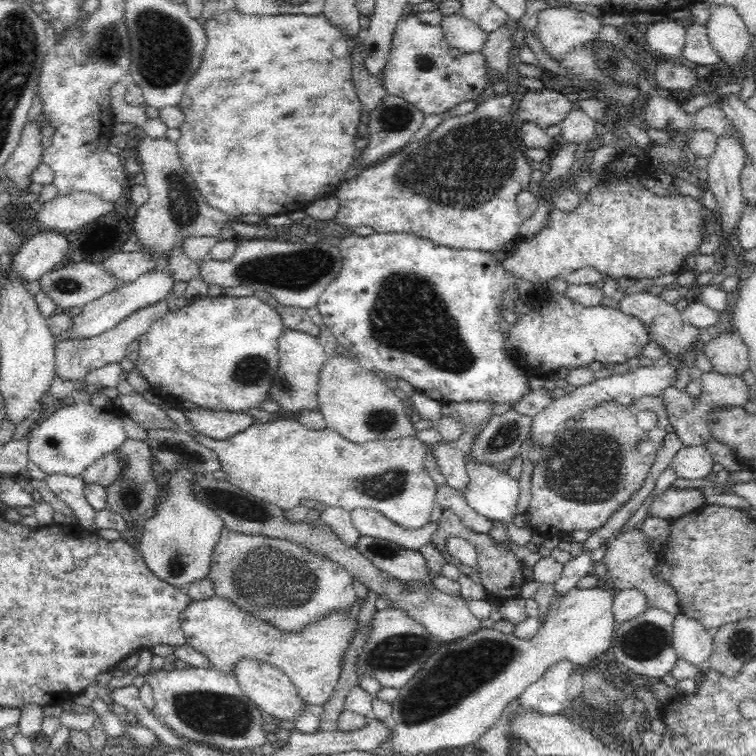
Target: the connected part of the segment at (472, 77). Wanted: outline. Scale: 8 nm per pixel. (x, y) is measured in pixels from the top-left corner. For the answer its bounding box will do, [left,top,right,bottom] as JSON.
[381,13,491,116]

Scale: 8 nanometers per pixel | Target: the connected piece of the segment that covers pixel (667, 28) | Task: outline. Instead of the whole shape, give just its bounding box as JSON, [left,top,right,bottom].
[646,17,685,58]

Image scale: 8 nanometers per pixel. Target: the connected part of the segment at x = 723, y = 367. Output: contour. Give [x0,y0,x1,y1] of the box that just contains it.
[704,330,749,377]

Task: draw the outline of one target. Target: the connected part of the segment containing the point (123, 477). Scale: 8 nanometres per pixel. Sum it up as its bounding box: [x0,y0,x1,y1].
[105,437,160,526]

